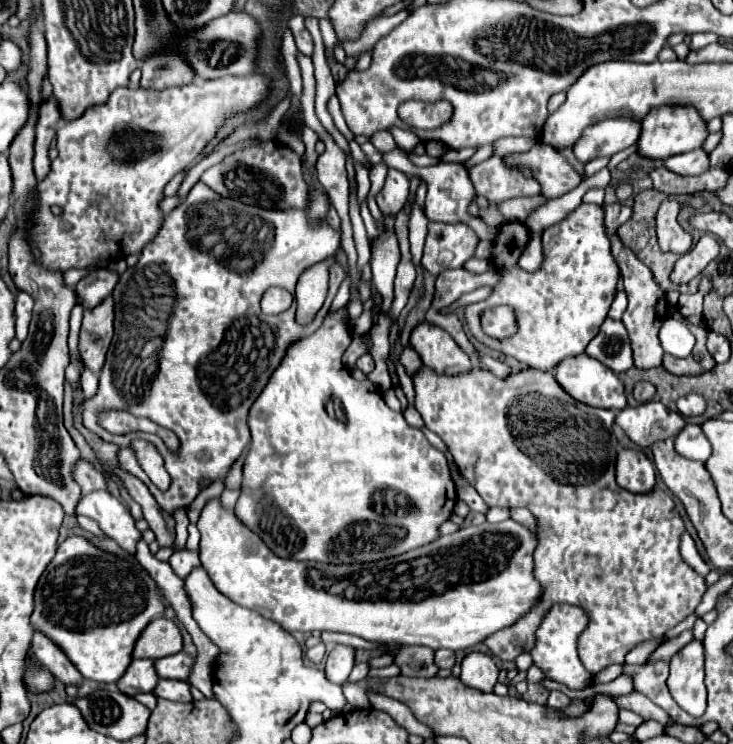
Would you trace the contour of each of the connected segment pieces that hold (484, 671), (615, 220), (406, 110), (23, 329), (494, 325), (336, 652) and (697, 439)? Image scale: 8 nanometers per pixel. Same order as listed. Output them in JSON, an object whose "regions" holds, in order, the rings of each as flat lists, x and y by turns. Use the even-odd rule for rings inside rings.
{"regions":[[[469,653,461,661,461,679,463,683,481,689,481,691,493,691,493,685,497,683,499,669,491,655,487,653]],[[615,202,611,205,603,206,605,215,605,227,607,227,607,233,613,237,617,227,623,225,625,221,631,219,631,207,629,205,622,205,619,202]],[[407,101,403,103,403,107,399,107,399,117,411,127,435,129,449,121,451,111,453,109,447,101,439,101,433,105,423,103,423,101]],[[19,293,15,304,15,337,20,342,23,342,29,333,31,309,33,309,33,299,27,293]],[[495,307,495,309,487,309,481,317,481,325,483,331,491,337,497,339,505,339,511,333,515,333,515,315,509,307]],[[337,645,327,657,325,675,327,679,331,679,331,683,341,685,349,677,353,665,355,665,355,649,347,645]],[[687,425,677,437,675,449,681,451,681,455,687,455,689,459,699,459,699,461,707,461,707,457,711,455,711,443,703,435,699,425]]]}

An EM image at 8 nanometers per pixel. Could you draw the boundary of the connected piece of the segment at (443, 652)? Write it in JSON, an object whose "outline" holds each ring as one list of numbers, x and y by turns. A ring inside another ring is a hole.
{"outline":[[439,649,435,651,435,663,439,669,451,669,455,663,455,653,449,649]]}

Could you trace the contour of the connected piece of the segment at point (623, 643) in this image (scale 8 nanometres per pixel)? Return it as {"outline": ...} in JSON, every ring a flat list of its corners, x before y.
{"outline":[[421,367,415,375,413,375,413,385,415,385,415,409,421,413,425,427,433,433,437,433,443,443,447,445,447,449,453,453,455,463,459,473,473,483,473,487,477,489,477,493,483,497,483,501,489,507,527,507,535,521,537,521,538,546,533,554,534,558,534,575,539,579,539,583,543,583,543,599,539,601,539,607,535,607,535,611,529,611,523,619,519,619,519,623,515,623,515,627,507,627,503,631,497,631,495,635,485,639,485,645,491,649,491,653,495,653,499,659,503,661,513,661,515,657,519,657,521,653,531,653,531,649,535,647,535,631,539,629,541,619,545,617,545,613,551,609,551,605,555,603,575,603,577,607,583,607,591,619,591,623,587,625,587,629,583,631,583,635,579,637,579,657,581,663,591,671,591,673,599,673,601,669,613,665,613,663,625,663,625,655,639,645,641,641,649,641,649,639,659,639,665,631,669,631,671,627,675,627,677,623,681,623,685,617,689,617,695,607,701,603,703,593,707,591,705,587,705,579,695,573,681,557,679,553,679,543,681,543,681,535,685,533,685,525,681,515,675,509,674,501,671,497,661,491,655,489,651,495,637,495,631,493,627,489,621,489,615,483,615,459,617,459,617,439,611,431,611,415,615,415,609,409,595,409,589,405,583,405,579,401,575,401,571,395,567,395,563,391,563,387,557,383,557,379,547,373,547,371,539,371,539,369,523,369,523,371,513,371,511,375,507,375,505,379,495,377,491,371,487,369,477,369,473,367,467,373,459,373,459,375,439,375,435,373,431,367]]}

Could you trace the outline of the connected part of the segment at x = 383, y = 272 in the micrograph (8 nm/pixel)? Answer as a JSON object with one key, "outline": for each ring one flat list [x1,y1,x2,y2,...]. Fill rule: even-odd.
{"outline":[[383,233,375,243,373,243,373,259,371,259,371,269,373,269,373,285,383,297,381,313,389,315,391,303,393,303,393,279,395,279,395,269,399,265,401,253,399,253,399,243,395,233]]}

